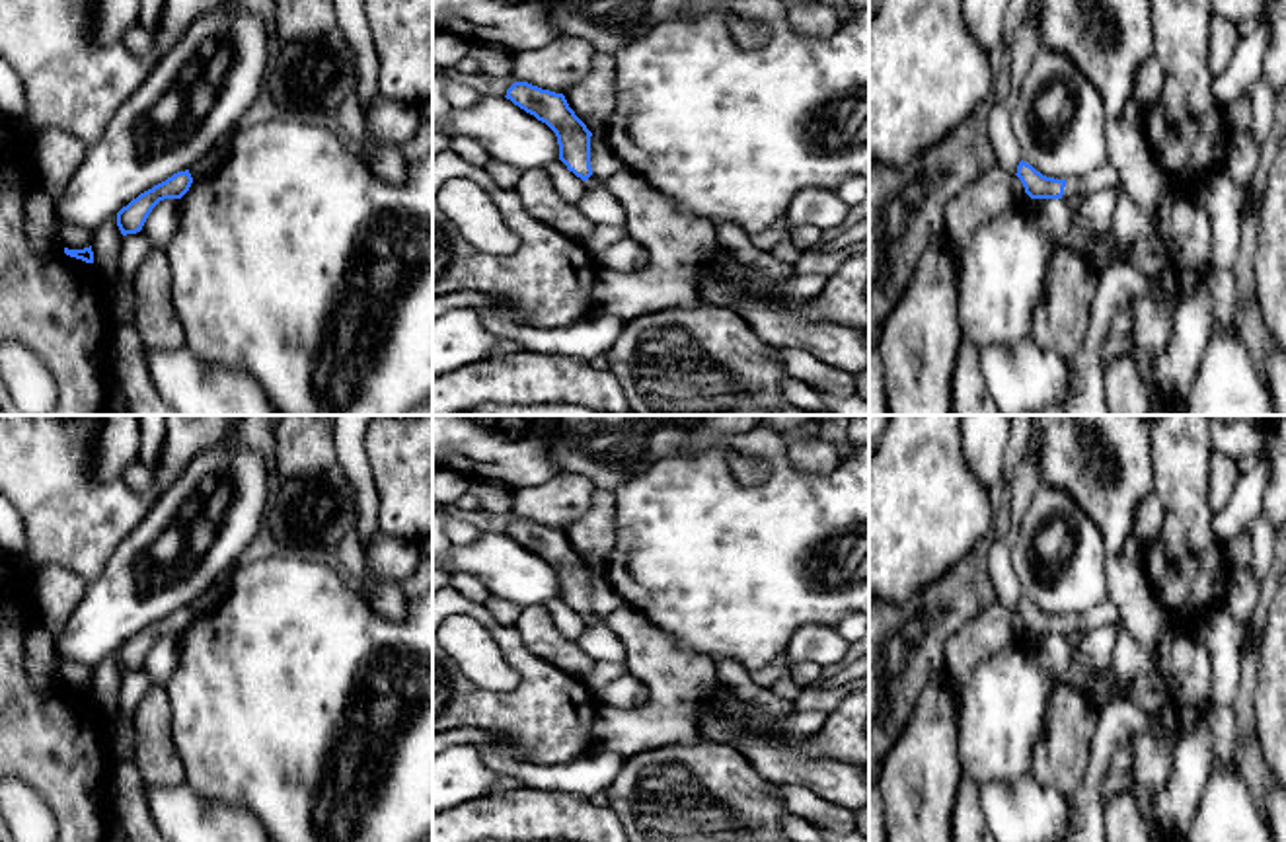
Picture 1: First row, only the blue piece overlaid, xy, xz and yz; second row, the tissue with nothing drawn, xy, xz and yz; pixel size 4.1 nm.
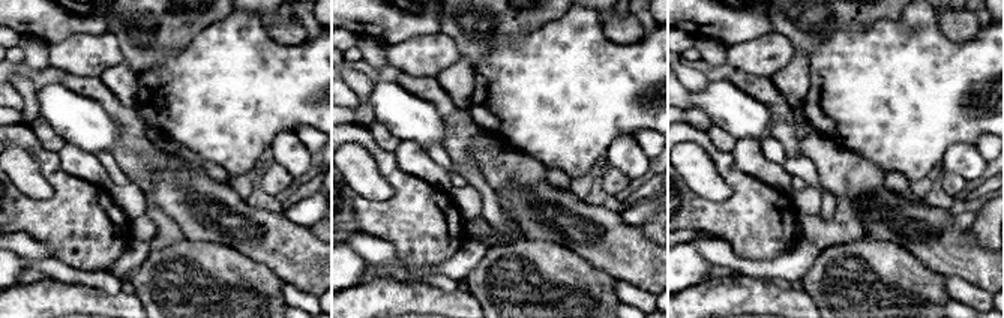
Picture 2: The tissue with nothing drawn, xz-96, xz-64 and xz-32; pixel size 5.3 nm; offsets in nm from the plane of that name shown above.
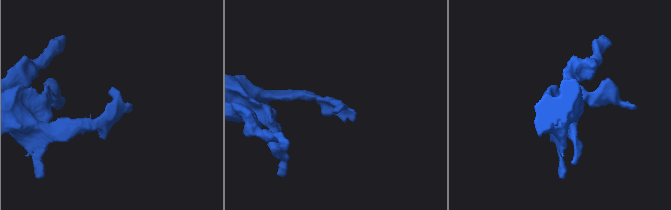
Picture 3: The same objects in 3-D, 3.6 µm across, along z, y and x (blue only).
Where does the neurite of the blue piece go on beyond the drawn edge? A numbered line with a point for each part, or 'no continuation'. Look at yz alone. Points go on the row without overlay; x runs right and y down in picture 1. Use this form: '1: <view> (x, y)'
1: yz (1105, 612)

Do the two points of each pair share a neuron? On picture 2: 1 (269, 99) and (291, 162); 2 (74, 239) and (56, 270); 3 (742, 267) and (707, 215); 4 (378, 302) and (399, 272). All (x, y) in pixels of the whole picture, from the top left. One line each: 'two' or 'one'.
1: two
2: two
3: two
4: two

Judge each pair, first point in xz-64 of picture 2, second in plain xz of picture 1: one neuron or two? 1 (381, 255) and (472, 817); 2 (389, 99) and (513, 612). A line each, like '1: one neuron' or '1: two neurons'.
1: two neurons
2: two neurons

